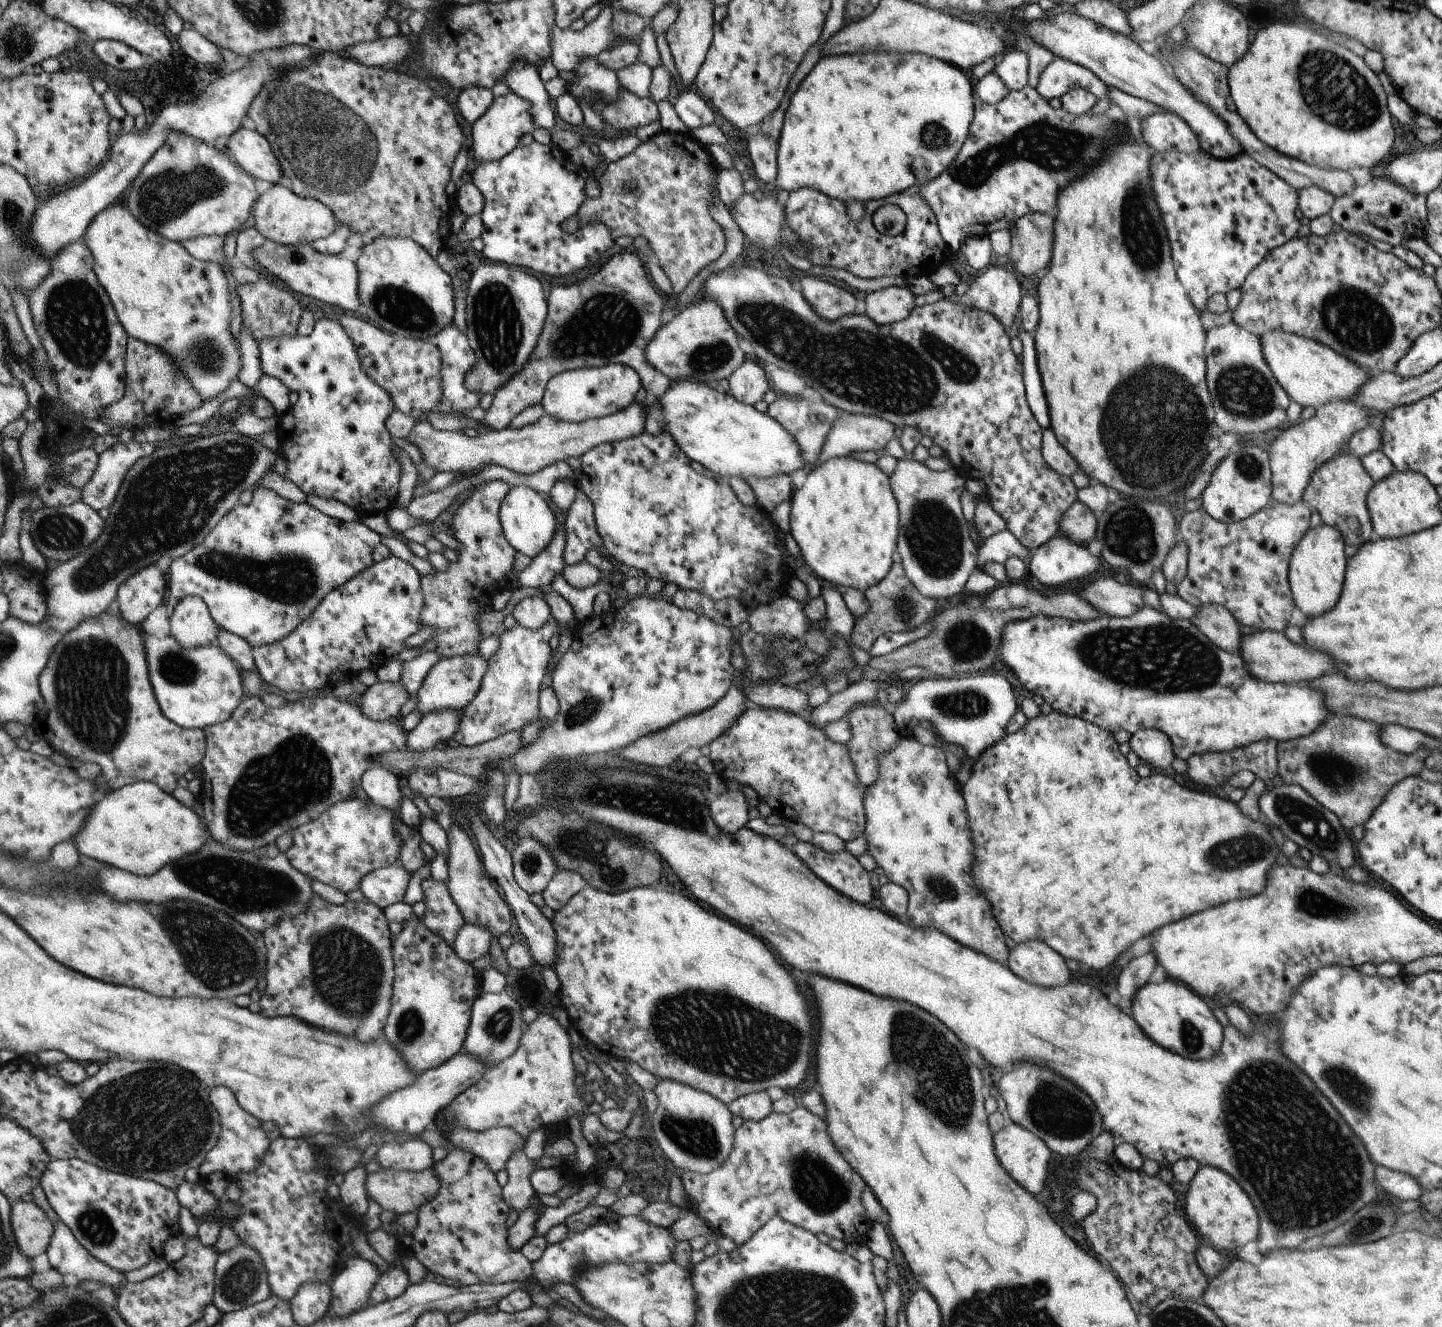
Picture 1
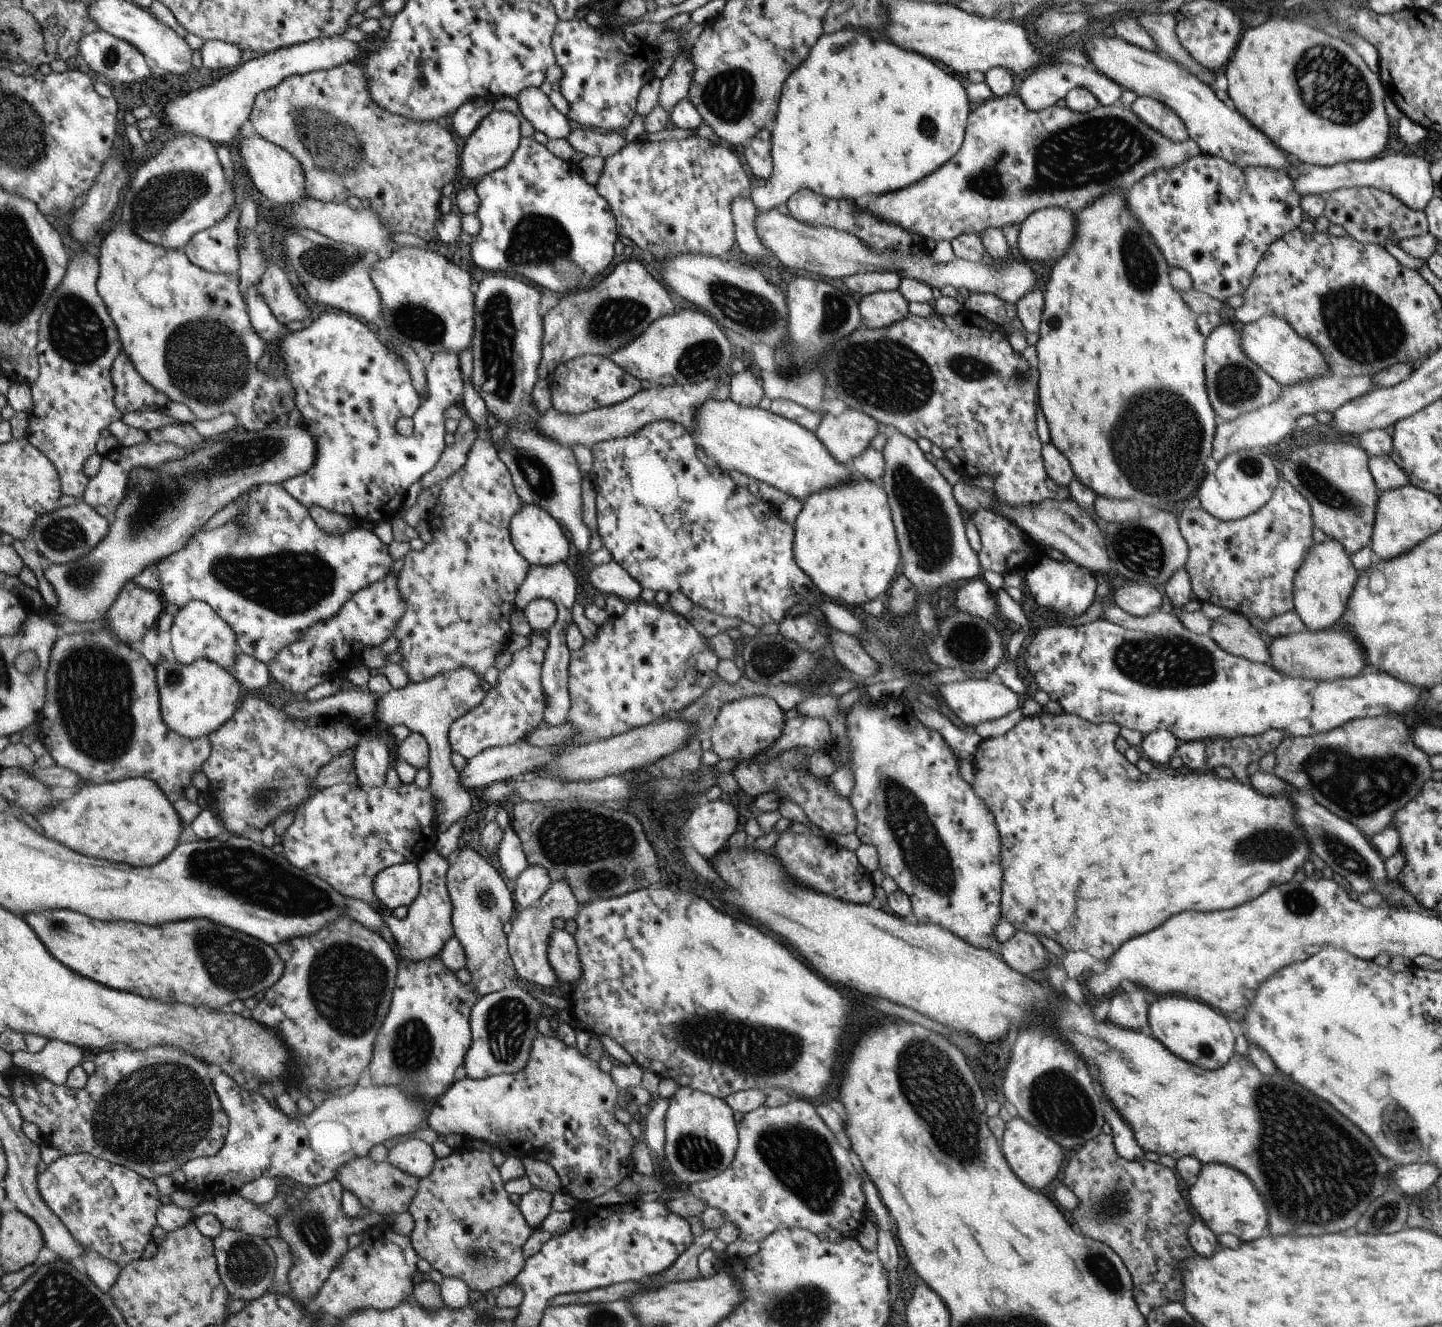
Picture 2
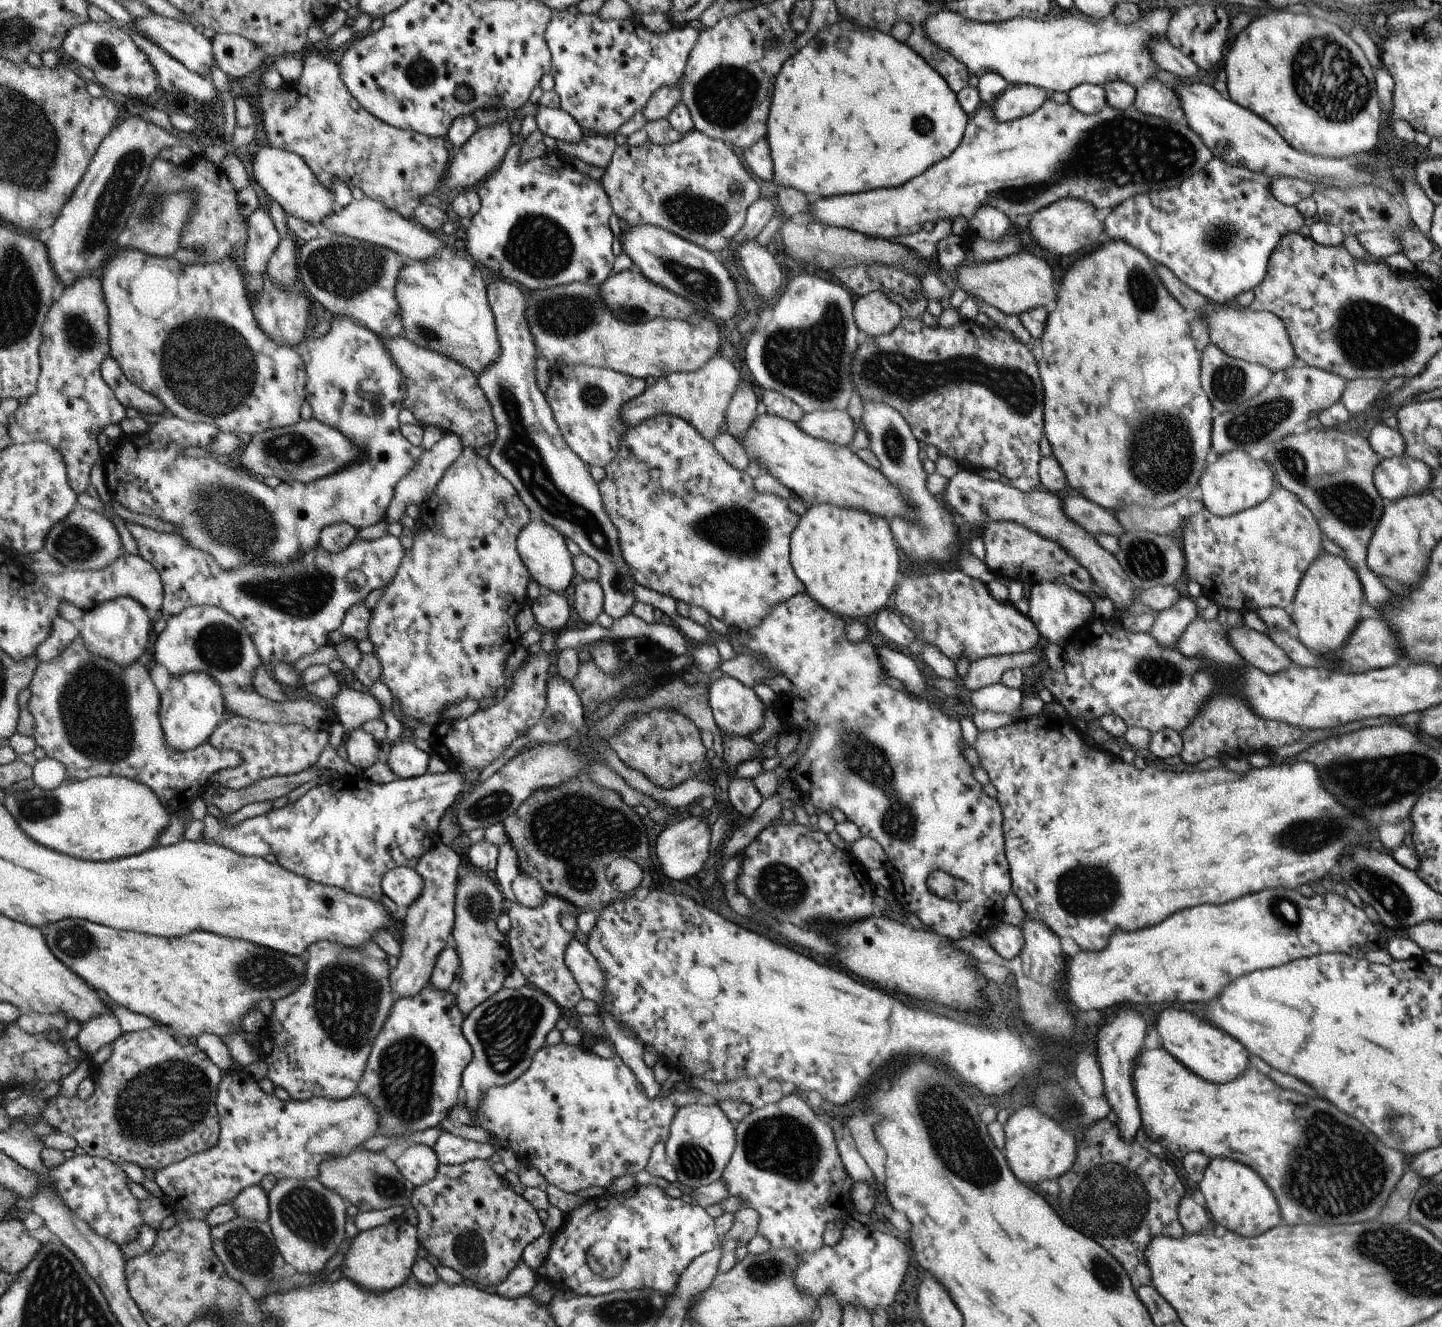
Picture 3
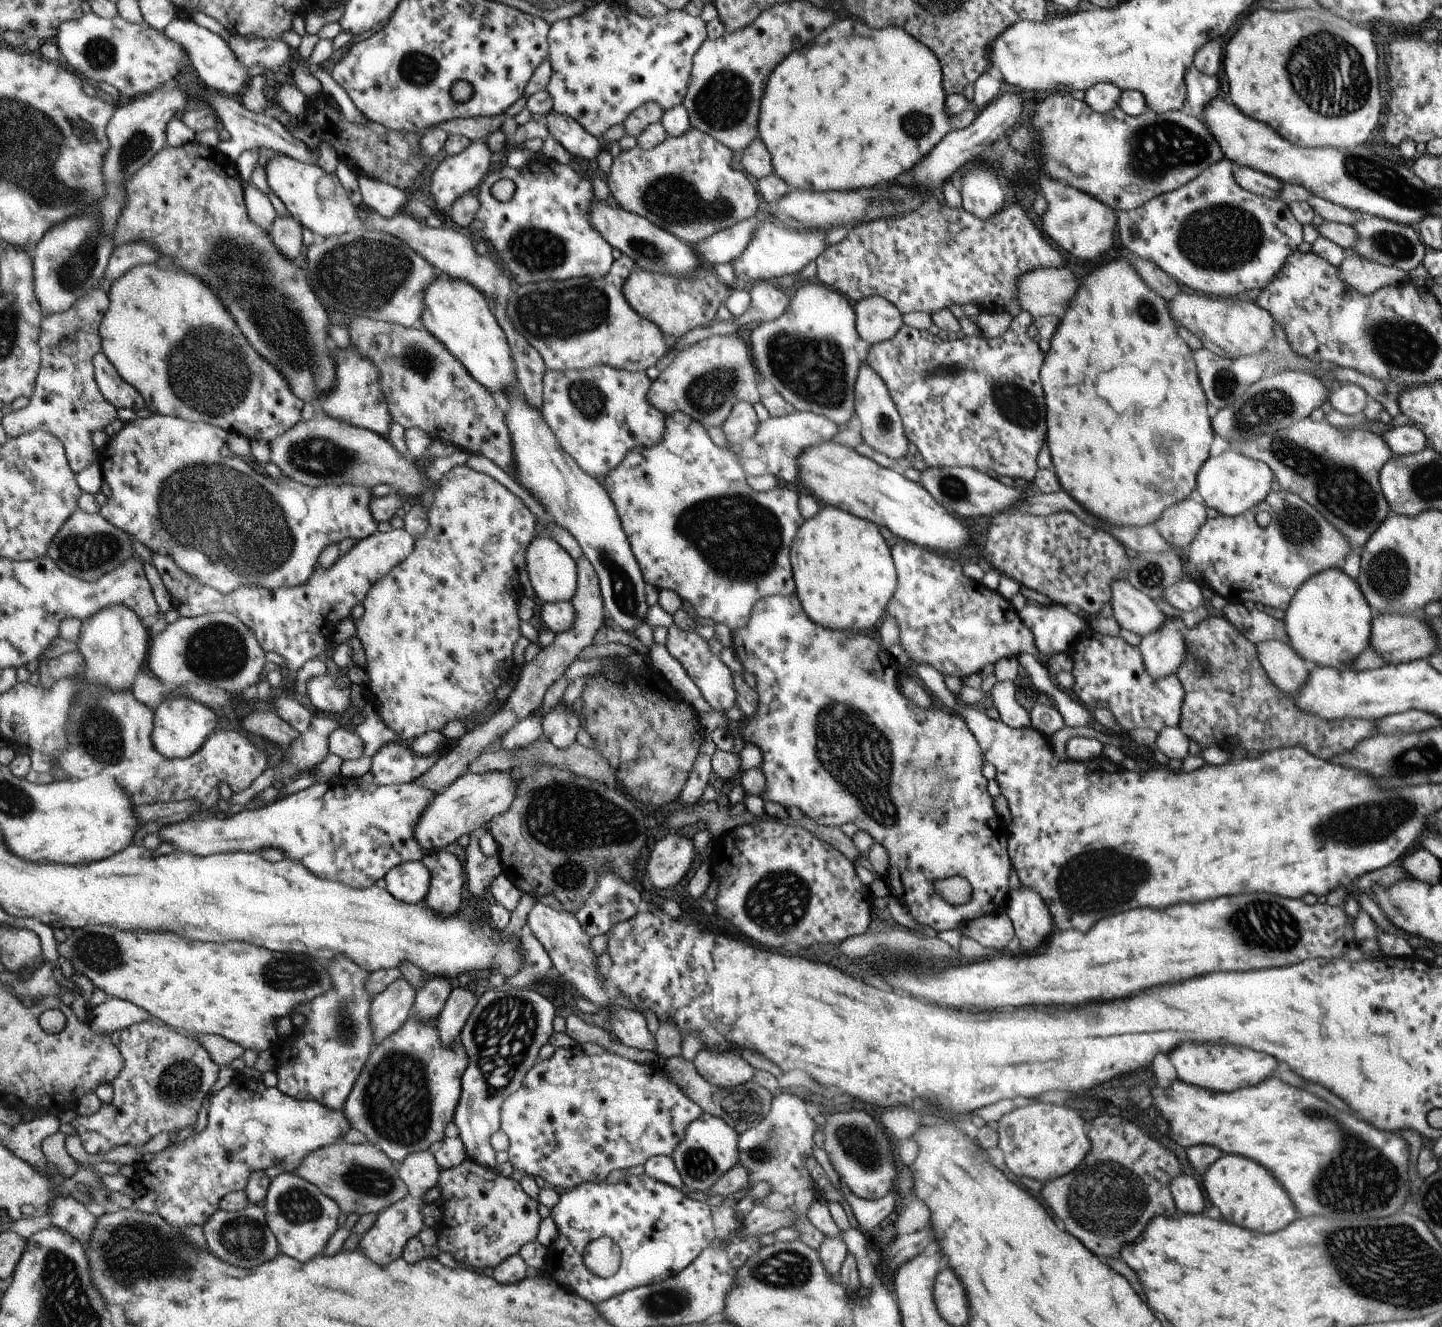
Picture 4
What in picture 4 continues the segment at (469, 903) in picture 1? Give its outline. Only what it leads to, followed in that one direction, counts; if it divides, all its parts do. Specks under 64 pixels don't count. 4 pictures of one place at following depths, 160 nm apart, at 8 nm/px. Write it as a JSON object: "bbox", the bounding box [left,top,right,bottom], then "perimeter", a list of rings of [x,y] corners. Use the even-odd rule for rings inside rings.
{"bbox":[438,986,476,1047],"perimeter":[[[456,986],[451,989],[439,1012],[438,1030],[442,1042],[449,1047],[449,1044],[460,1036],[460,1030],[464,1030],[469,1016],[476,1006],[476,996],[470,992],[472,986]]]}

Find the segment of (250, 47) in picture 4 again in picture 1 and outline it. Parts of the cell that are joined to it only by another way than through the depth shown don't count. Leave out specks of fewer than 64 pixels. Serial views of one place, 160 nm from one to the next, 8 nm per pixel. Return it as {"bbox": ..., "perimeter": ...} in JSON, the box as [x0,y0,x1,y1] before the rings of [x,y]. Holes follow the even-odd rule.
{"bbox":[175,27,223,64],"perimeter":[[[194,27],[189,30],[182,29],[175,40],[190,58],[200,64],[216,64],[223,60],[218,47]]]}

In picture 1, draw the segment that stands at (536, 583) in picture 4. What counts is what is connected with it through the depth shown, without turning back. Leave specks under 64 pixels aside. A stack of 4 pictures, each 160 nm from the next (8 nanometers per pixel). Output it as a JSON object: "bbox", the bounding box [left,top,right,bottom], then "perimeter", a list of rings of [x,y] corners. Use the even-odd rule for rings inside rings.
{"bbox":[500,485,557,559],"perimeter":[[[525,485],[511,487],[501,504],[500,519],[506,540],[509,540],[515,549],[532,559],[545,550],[553,539],[554,531],[557,531],[556,516],[550,510],[548,502],[538,492]]]}

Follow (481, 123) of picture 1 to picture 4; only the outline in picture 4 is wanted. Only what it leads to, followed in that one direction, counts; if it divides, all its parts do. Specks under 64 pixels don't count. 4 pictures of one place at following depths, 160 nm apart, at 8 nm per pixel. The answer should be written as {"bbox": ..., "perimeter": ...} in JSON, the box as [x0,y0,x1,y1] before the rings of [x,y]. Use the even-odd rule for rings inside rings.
{"bbox":[429,140,494,215],"perimeter":[[[482,140],[471,143],[465,151],[456,156],[444,158],[440,164],[434,167],[429,185],[429,192],[433,196],[437,210],[443,211],[447,215],[452,204],[462,196],[476,190],[493,169],[494,166],[491,162],[492,152],[488,148],[488,144]]]}

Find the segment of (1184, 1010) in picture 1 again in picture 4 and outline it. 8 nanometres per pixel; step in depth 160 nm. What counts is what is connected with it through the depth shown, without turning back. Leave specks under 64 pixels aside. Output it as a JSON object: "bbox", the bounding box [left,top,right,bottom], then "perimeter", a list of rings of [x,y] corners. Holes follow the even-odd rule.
{"bbox":[1170,1042,1276,1092],"perimeter":[[[1182,1042],[1170,1054],[1170,1060],[1178,1072],[1178,1078],[1186,1080],[1188,1084],[1202,1086],[1214,1092],[1232,1092],[1236,1088],[1246,1088],[1250,1084],[1258,1084],[1266,1077],[1273,1075],[1276,1070],[1276,1060],[1266,1056],[1264,1052],[1254,1052],[1250,1048],[1238,1046],[1220,1046],[1220,1044],[1206,1044],[1196,1042]]]}

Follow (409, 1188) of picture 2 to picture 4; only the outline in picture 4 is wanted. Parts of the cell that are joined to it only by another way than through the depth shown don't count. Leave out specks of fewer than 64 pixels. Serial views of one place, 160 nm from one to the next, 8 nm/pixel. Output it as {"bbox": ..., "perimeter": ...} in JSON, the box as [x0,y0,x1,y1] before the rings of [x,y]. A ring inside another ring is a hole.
{"bbox":[296,1140,409,1215],"perimeter":[[[338,1140],[334,1144],[326,1145],[311,1153],[296,1173],[337,1201],[342,1212],[347,1215],[380,1213],[409,1194],[409,1188],[401,1179],[396,1162],[370,1142],[351,1144]]]}

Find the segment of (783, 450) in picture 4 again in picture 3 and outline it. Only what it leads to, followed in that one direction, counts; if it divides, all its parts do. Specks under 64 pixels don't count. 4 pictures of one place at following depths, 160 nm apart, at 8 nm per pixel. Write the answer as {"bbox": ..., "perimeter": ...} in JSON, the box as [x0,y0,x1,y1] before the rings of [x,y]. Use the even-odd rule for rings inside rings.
{"bbox":[796,410,857,448],"perimeter":[[[841,410],[805,413],[796,424],[814,438],[848,448],[857,433],[853,419],[846,411]]]}

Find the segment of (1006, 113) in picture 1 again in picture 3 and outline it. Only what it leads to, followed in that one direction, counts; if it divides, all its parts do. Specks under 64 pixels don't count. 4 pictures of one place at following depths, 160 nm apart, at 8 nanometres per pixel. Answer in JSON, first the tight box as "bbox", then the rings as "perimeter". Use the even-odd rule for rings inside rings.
{"bbox":[808,73,1214,238],"perimeter":[[[998,73],[979,76],[978,90],[985,104],[968,119],[964,138],[947,159],[933,164],[916,179],[901,187],[838,195],[810,201],[808,215],[824,224],[854,229],[869,237],[900,238],[921,230],[926,222],[942,221],[953,224],[956,218],[973,218],[984,205],[1001,210],[1008,218],[1031,216],[1056,201],[1073,198],[1094,205],[1095,209],[1114,208],[1138,193],[1162,191],[1202,170],[1214,157],[1213,152],[1186,123],[1168,122],[1145,115],[1133,106],[1124,110],[1106,105],[1100,112],[1085,115],[1070,103],[1056,103],[1047,98],[1045,103],[1028,116],[1011,121],[999,121],[990,108],[1006,90],[1008,82]]]}

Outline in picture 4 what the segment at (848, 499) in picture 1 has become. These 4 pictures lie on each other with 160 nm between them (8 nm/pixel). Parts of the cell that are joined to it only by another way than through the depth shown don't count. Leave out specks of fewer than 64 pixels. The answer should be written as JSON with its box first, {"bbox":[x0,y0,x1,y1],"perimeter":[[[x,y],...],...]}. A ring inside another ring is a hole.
{"bbox":[793,505,896,630],"perimeter":[[[821,505],[818,513],[802,524],[793,546],[794,580],[796,596],[801,600],[807,615],[823,627],[838,630],[866,630],[877,624],[887,612],[886,604],[893,598],[896,588],[896,571],[893,554],[878,525],[868,519],[830,505]]]}

